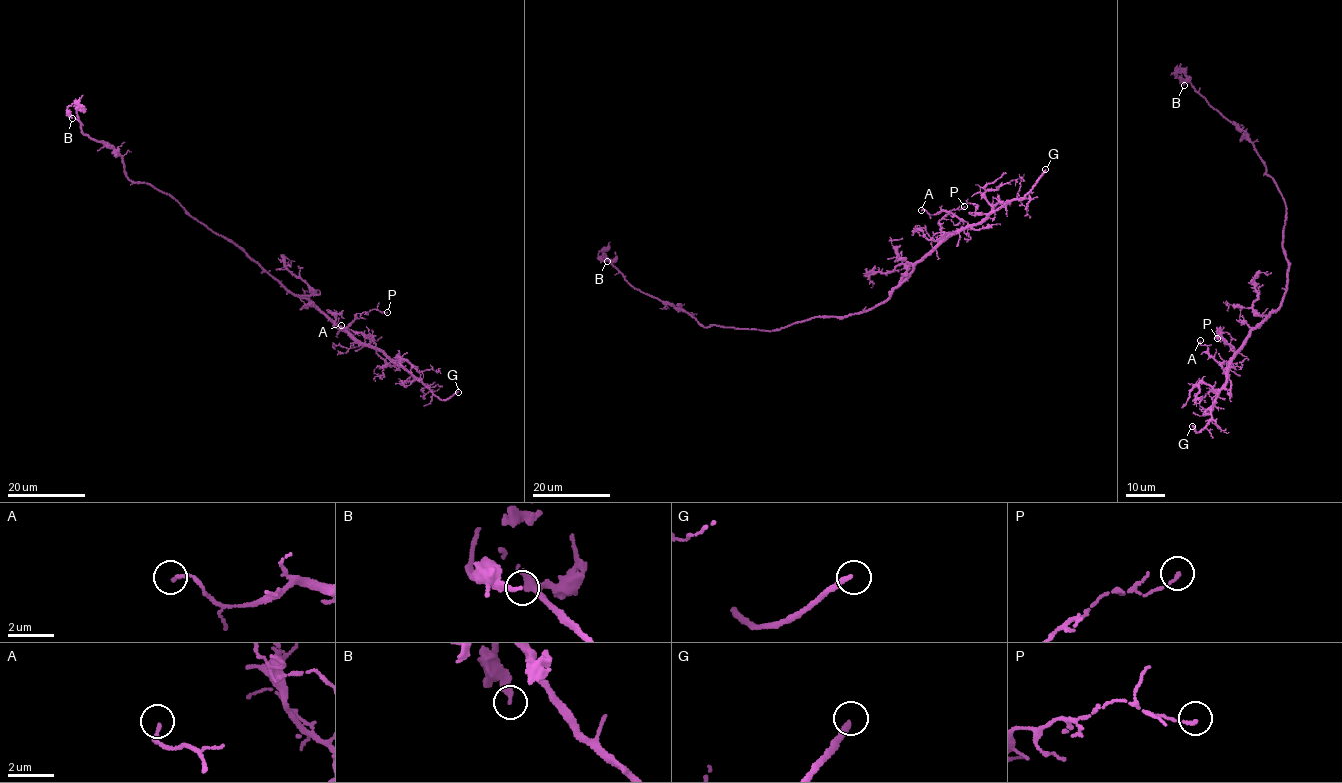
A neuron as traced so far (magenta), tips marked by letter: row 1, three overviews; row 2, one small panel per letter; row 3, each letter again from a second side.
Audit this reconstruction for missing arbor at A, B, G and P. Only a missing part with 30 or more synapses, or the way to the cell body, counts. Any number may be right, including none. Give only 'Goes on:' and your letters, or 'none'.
Goes on: G

